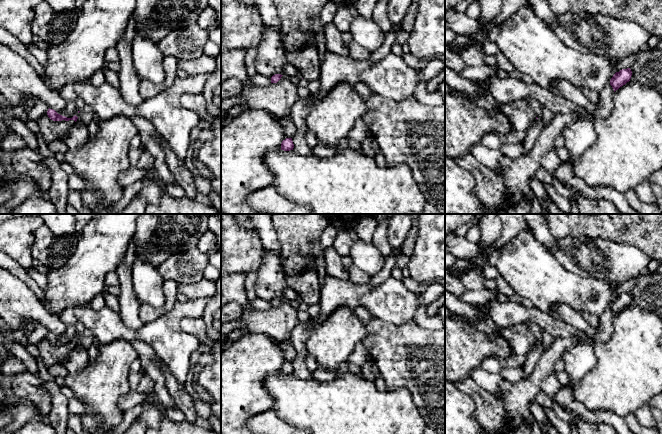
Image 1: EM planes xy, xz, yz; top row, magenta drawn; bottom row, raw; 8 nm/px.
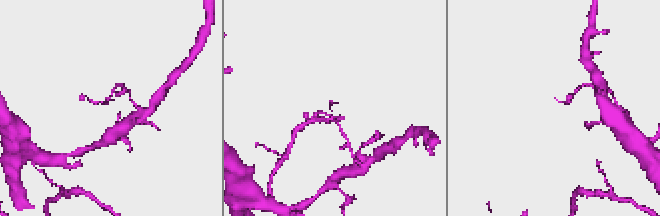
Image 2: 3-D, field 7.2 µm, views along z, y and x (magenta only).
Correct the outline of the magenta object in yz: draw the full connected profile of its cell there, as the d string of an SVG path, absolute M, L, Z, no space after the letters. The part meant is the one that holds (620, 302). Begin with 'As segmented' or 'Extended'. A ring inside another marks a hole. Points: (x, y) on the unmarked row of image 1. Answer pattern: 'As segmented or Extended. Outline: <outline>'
As segmented. Outline: M630 292L622 293L619 296L616 296L610 304L610 309L612 310L614 316L629 306L631 300L632 295Z

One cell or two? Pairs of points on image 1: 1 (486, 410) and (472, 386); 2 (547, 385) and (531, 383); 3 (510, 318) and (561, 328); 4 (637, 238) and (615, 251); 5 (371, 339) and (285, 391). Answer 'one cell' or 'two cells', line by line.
1: one cell
2: two cells
3: one cell
4: two cells
5: two cells

